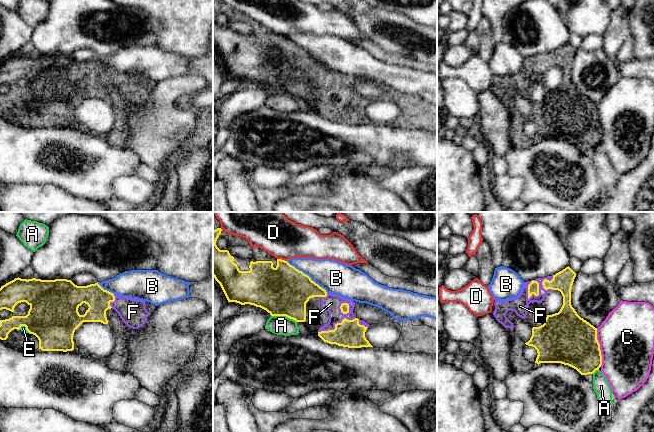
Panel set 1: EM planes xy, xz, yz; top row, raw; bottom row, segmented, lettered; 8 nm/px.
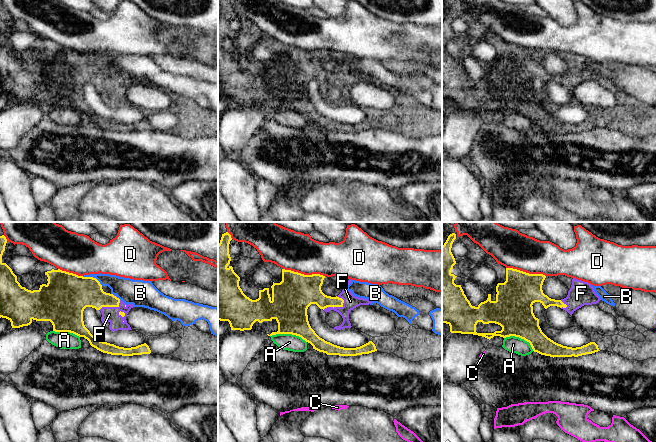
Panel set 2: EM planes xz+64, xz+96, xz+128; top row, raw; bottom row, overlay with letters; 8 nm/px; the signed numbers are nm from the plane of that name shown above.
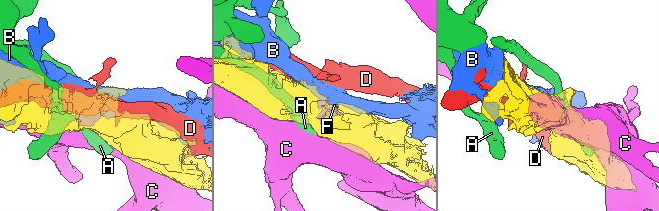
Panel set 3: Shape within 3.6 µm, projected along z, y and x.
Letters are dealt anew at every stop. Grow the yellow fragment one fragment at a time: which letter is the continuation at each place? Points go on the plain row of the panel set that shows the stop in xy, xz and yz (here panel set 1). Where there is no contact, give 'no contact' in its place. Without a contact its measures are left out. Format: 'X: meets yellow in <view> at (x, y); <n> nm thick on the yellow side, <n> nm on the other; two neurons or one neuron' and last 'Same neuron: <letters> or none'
A: meets yellow in xz at (284, 91); 400 nm thick on the yellow side, 160 nm on the other; two neurons
B: meets yellow in xz at (307, 51); 400 nm thick on the yellow side, 260 nm on the other; two neurons
C: meets yellow in yz at (599, 123); 400 nm thick on the yellow side, 440 nm on the other; two neurons
D: meets yellow in xz at (281, 35); 400 nm thick on the yellow side, 280 nm on the other; two neurons
E: meets yellow in xy at (25, 102); 400 nm thick on the yellow side, 50 nm on the other; one neuron
F: meets yellow in yz at (538, 68); 100 nm thick on the yellow side, 140 nm on the other; one neuron
Same neuron: E, F

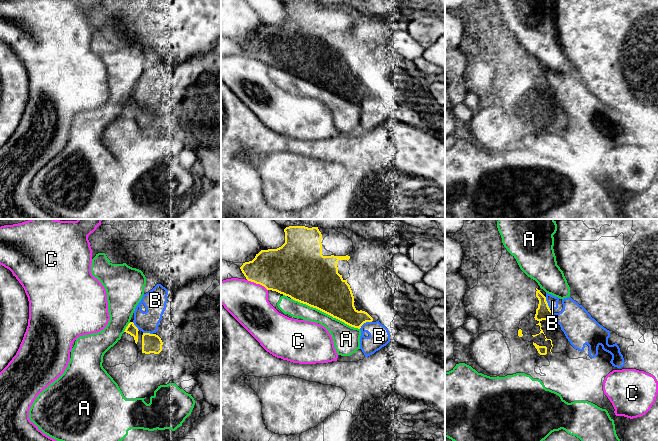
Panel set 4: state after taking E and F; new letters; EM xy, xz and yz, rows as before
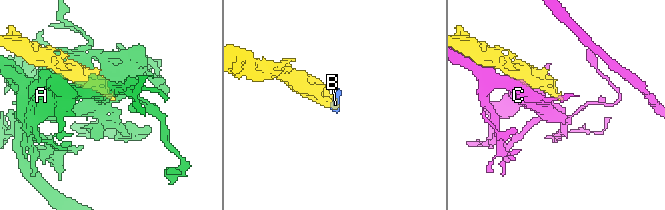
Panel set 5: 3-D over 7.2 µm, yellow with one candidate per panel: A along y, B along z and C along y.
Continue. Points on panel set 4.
A: meets yellow in xz at (325, 88); 380 nm thick on the yellow side, 190 nm on the other; two neurons
B: meets yellow in xz at (365, 98); 220 nm thick on the yellow side, 170 nm on the other; two neurons
C: meets yellow in xz at (257, 59); 380 nm thick on the yellow side, 320 nm on the other; two neurons
Same neuron: none

